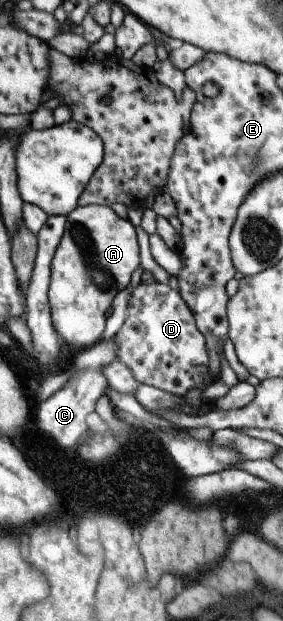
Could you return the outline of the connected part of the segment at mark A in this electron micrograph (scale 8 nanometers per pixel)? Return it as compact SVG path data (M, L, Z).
M77 205L67 216L64 229L50 260L50 281L48 284L48 303L52 325L65 344L75 350L83 350L102 338L104 322L110 310L113 297L139 270L137 242L142 237L126 218L119 218L111 207L103 205Z

